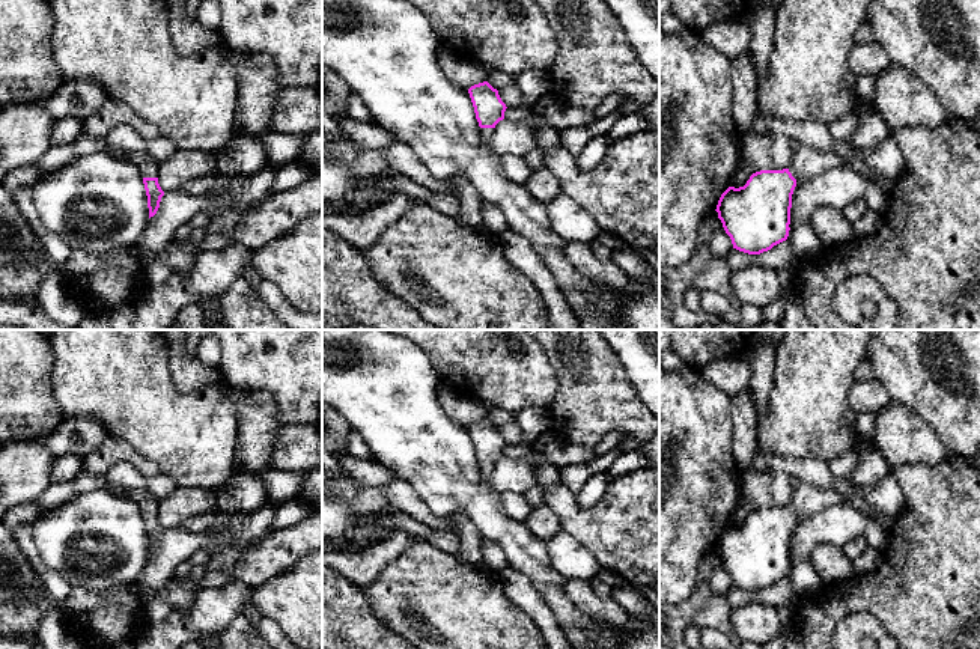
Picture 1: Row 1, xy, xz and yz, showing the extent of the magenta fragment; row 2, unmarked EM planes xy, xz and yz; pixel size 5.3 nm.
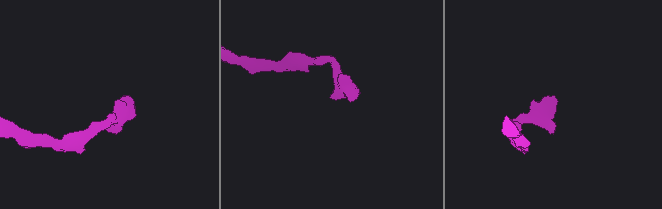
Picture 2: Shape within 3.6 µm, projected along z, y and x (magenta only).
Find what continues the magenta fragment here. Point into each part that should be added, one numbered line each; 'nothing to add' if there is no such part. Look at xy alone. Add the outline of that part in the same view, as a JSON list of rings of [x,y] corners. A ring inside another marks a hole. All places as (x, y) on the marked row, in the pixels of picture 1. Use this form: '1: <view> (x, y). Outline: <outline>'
1: xy (148, 166). Outline: [[[146,152],[131,155],[143,178],[157,178],[160,163]]]

